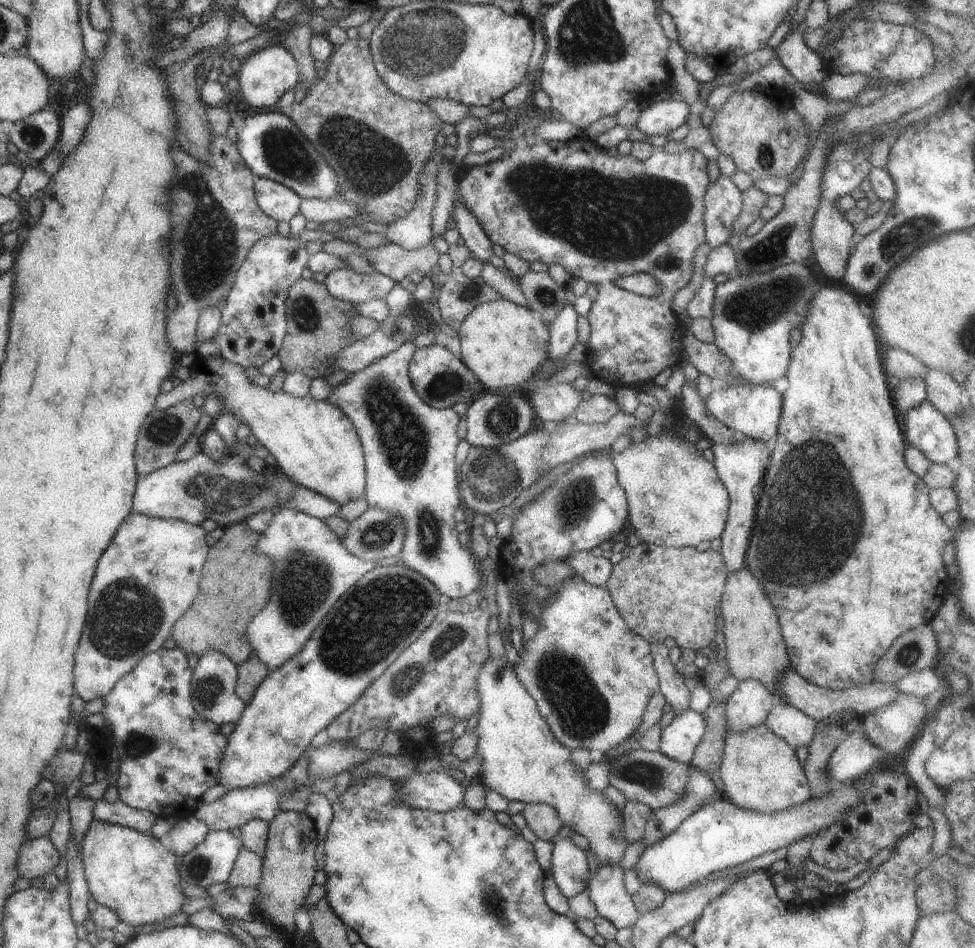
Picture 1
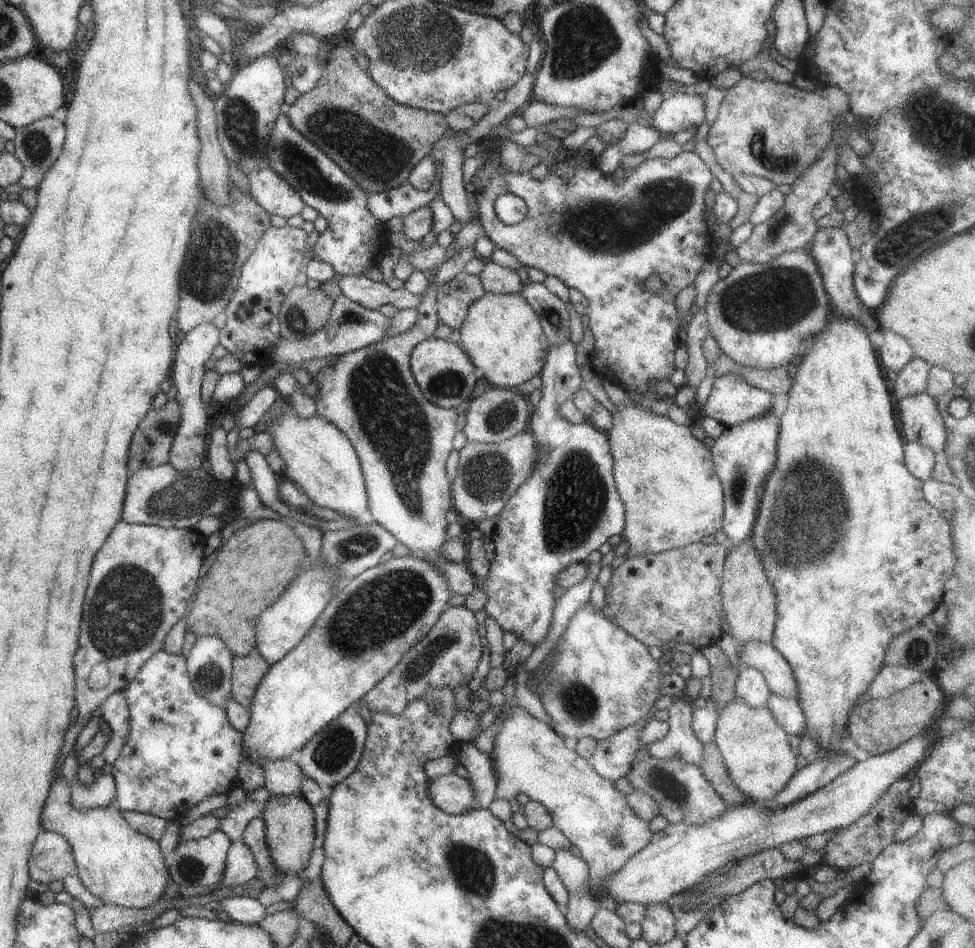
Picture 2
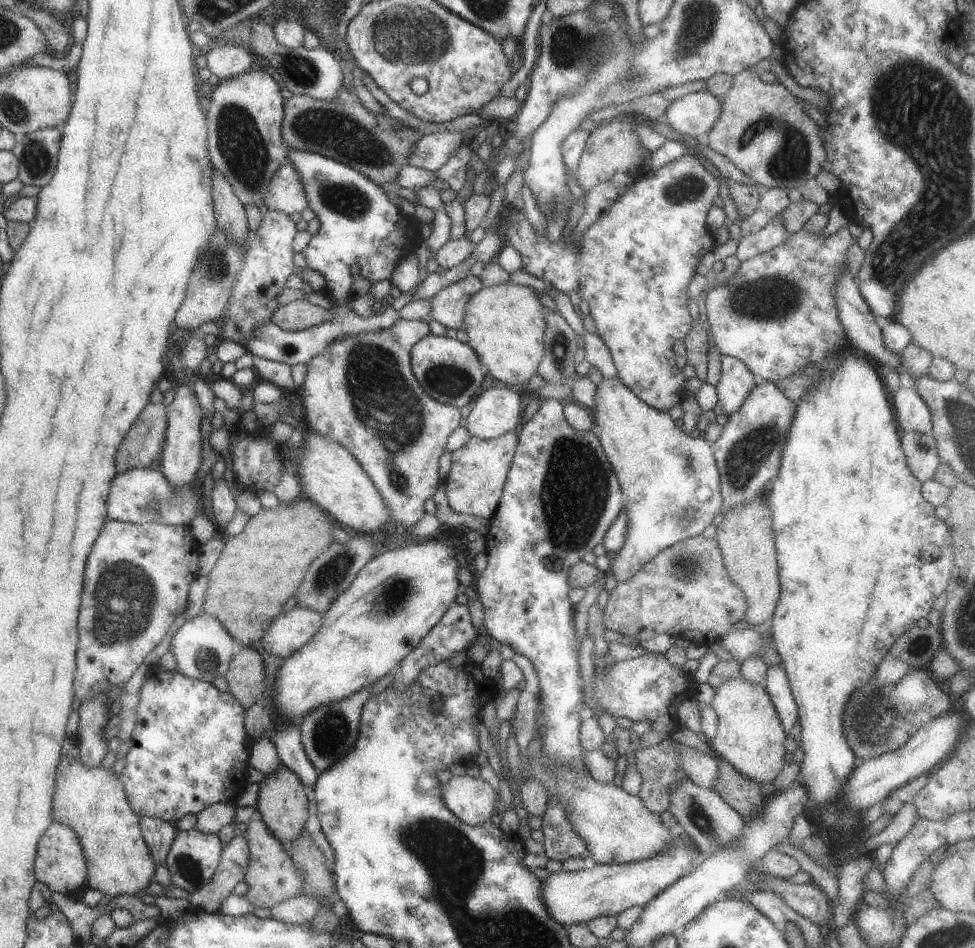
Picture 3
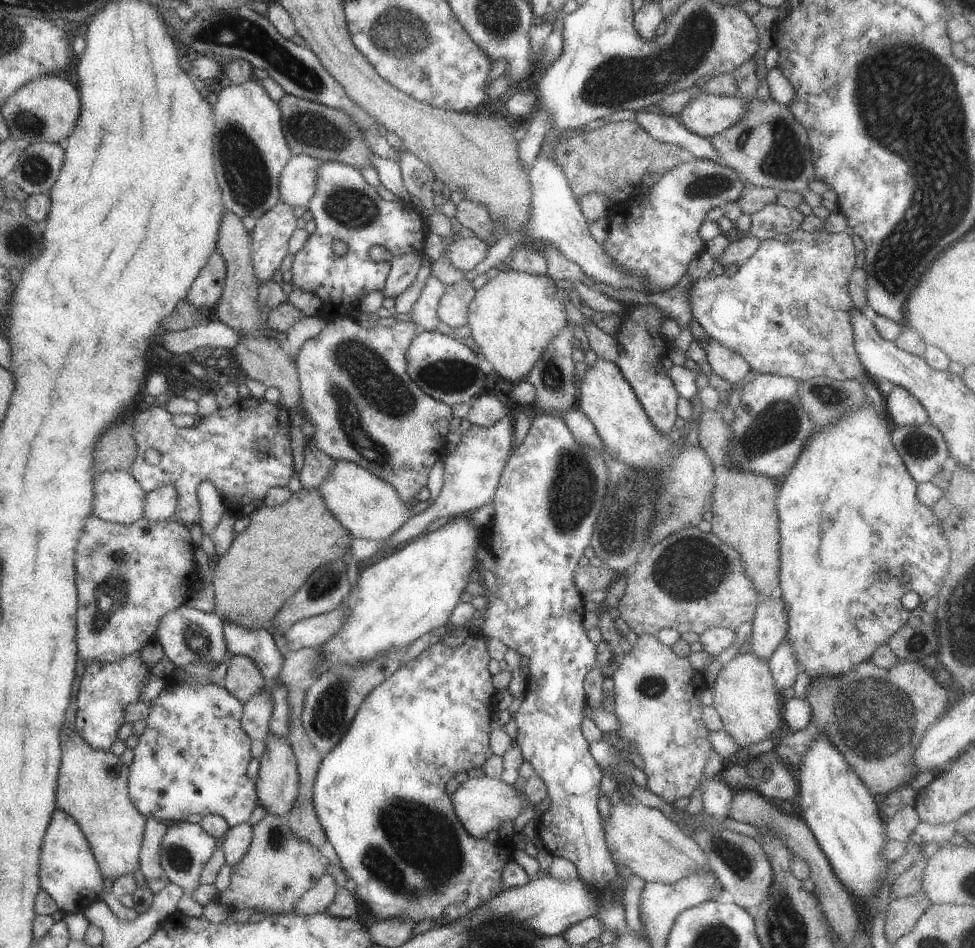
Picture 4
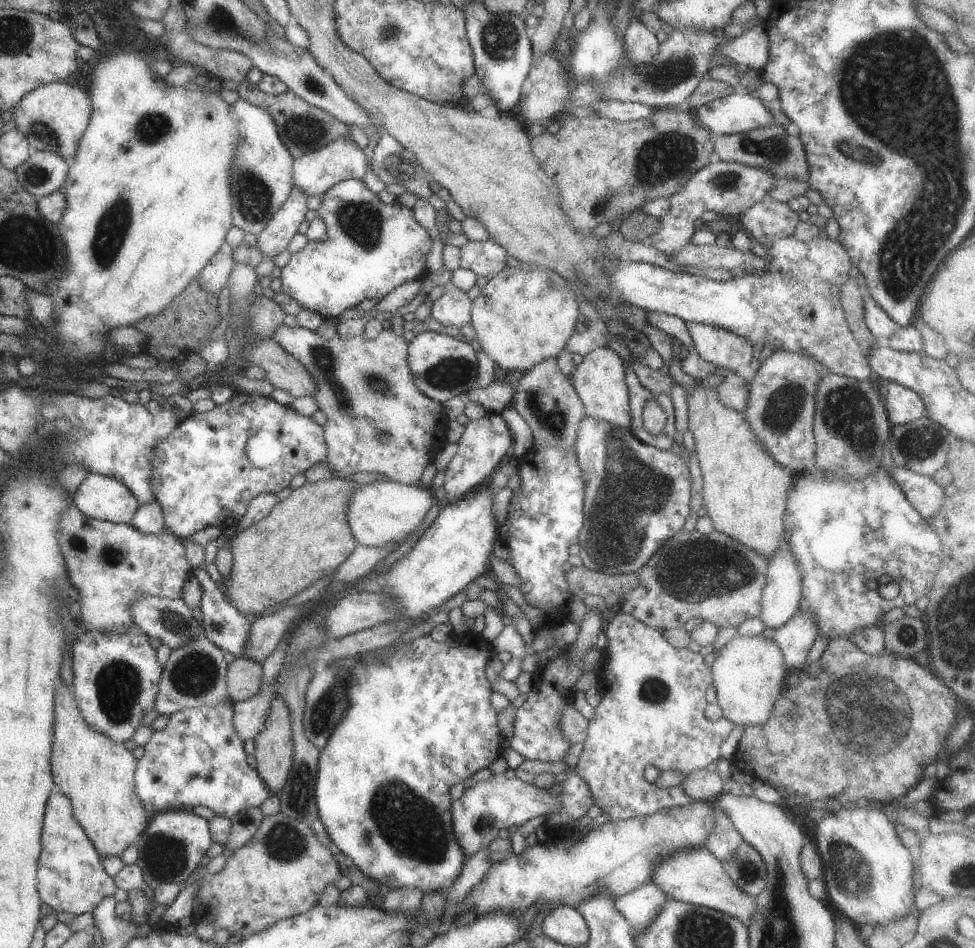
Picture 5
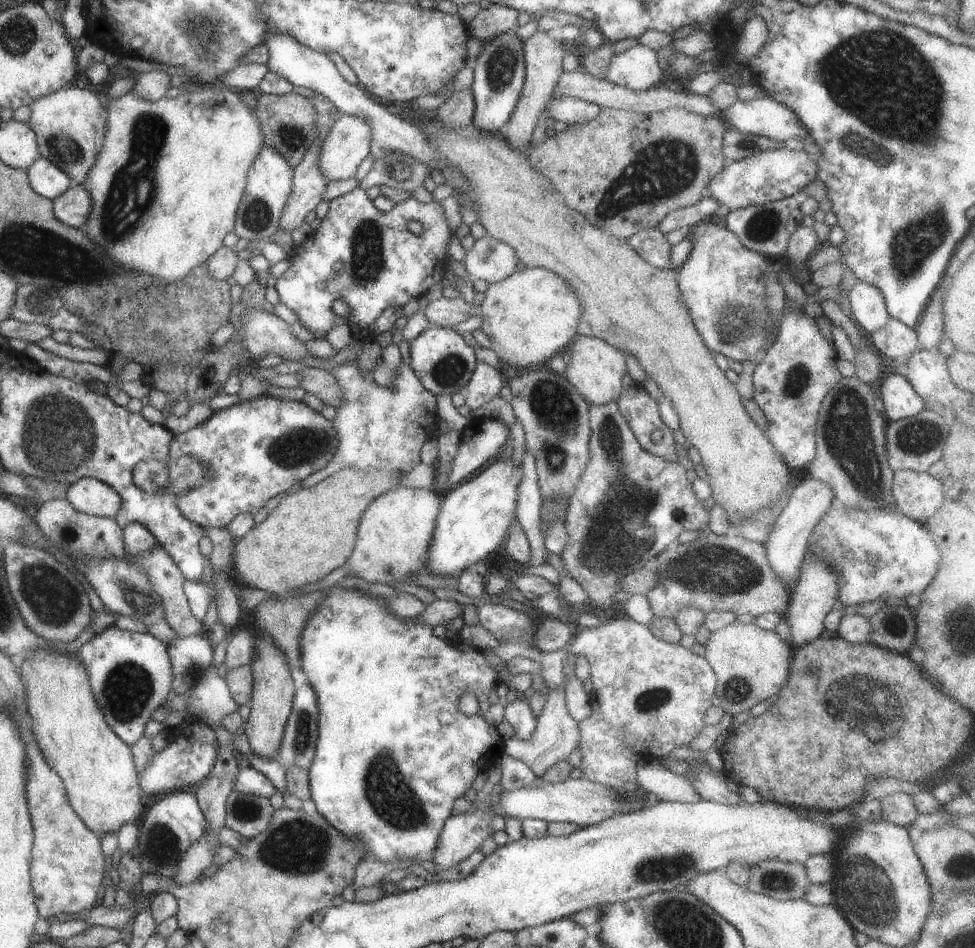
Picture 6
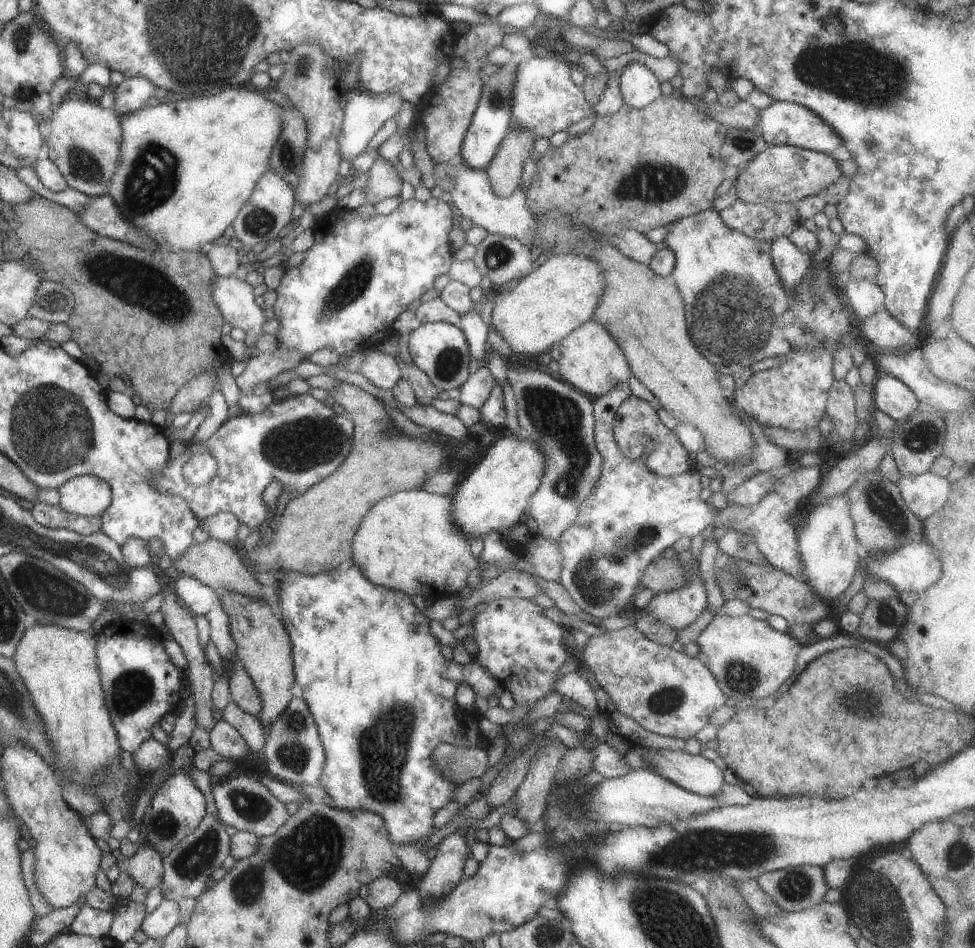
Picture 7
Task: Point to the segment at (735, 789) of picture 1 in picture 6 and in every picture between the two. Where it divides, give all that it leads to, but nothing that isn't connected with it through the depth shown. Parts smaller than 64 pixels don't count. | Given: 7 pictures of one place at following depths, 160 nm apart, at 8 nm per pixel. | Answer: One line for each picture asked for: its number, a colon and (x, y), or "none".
2: (755, 750)
3: (749, 736)
4: (743, 695)
5: (748, 674)
6: (749, 664)

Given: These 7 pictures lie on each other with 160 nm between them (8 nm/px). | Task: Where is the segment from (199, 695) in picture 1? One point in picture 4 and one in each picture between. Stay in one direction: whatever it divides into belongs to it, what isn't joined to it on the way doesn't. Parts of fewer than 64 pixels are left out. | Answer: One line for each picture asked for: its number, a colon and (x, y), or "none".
2: (208, 663)
3: (202, 649)
4: (186, 635)

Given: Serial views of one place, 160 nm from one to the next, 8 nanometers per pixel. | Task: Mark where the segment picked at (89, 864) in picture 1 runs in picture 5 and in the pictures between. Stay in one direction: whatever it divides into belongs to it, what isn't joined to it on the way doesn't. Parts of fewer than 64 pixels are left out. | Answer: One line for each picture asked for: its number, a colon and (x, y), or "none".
2: (121, 867)
3: (90, 800)
4: (91, 788)
5: (95, 773)

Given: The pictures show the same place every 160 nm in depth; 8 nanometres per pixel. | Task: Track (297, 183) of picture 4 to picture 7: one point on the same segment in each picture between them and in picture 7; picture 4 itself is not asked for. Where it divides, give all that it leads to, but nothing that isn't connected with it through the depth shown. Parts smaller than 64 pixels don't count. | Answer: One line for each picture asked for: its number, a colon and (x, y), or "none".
5: (316, 171)
6: (347, 142)
7: (364, 114)

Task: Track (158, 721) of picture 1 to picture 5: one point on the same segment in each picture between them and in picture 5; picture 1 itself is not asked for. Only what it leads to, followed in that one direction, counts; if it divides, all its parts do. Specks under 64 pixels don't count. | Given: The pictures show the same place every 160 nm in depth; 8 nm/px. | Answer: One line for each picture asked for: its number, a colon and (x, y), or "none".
2: (180, 749)
3: (188, 735)
4: (191, 757)
5: (196, 759)

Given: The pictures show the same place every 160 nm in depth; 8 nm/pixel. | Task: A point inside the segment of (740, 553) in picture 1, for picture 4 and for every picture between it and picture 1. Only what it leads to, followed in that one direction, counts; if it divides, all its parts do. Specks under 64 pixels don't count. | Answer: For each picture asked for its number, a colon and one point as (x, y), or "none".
2: (743, 455)
3: (747, 453)
4: (769, 429)

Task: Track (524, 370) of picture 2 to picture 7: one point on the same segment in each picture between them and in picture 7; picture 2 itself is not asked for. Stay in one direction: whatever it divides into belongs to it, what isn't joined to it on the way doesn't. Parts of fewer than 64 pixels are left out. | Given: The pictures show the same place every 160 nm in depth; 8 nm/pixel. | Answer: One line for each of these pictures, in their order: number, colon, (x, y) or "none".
3: (505, 325)
4: (512, 318)
5: (523, 315)
6: (528, 317)
7: (560, 294)

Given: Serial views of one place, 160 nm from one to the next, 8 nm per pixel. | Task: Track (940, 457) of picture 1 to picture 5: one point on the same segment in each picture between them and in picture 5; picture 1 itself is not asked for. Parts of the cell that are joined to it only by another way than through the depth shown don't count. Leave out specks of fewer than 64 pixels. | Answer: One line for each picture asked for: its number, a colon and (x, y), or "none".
2: (920, 422)
3: (911, 414)
4: (903, 409)
5: (901, 405)

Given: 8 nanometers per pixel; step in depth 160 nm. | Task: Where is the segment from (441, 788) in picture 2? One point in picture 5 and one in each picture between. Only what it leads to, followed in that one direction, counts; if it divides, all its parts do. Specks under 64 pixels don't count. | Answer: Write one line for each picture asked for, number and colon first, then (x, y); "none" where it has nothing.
3: (471, 800)
4: (481, 804)
5: (484, 808)

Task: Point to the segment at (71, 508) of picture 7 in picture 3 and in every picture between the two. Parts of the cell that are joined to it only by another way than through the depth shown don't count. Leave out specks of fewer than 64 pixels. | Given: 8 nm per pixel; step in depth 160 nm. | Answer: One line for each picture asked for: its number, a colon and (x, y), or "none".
3: (138, 495)
4: (117, 497)
5: (99, 497)
6: (90, 496)

